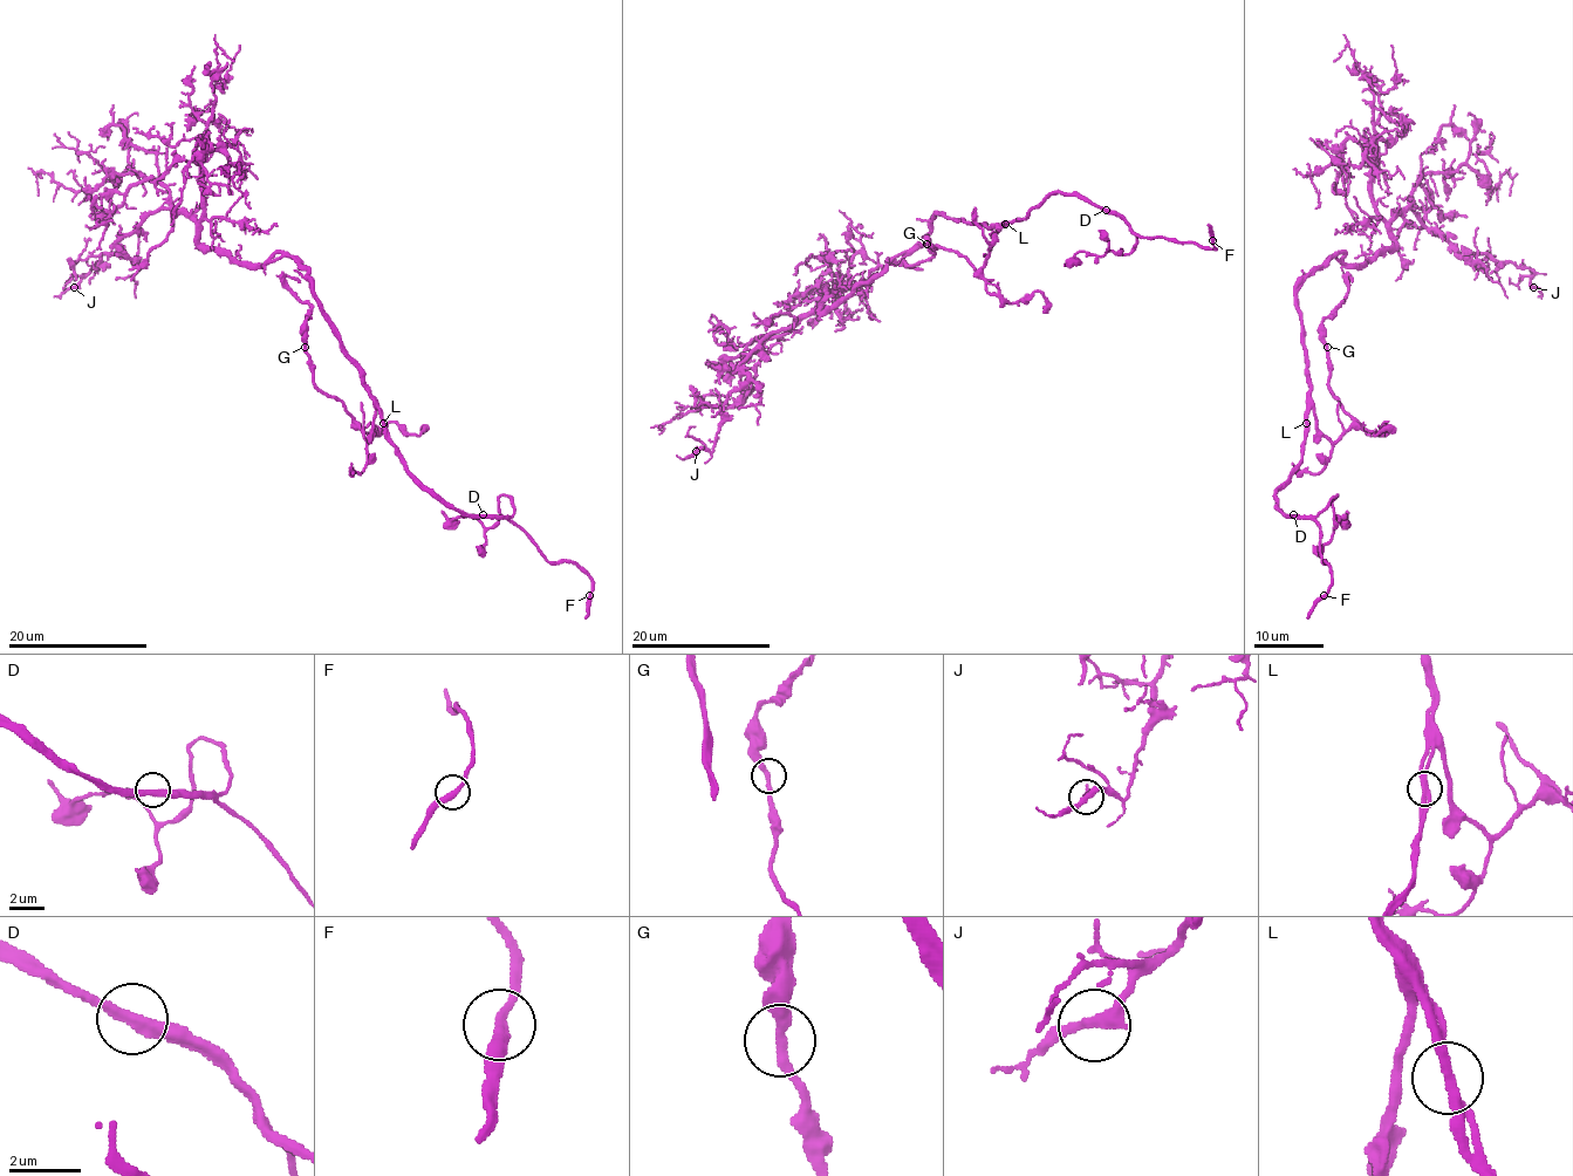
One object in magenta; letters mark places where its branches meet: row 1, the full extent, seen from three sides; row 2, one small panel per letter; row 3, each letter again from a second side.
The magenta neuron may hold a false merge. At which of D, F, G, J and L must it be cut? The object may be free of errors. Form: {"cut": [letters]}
{"cut": []}

